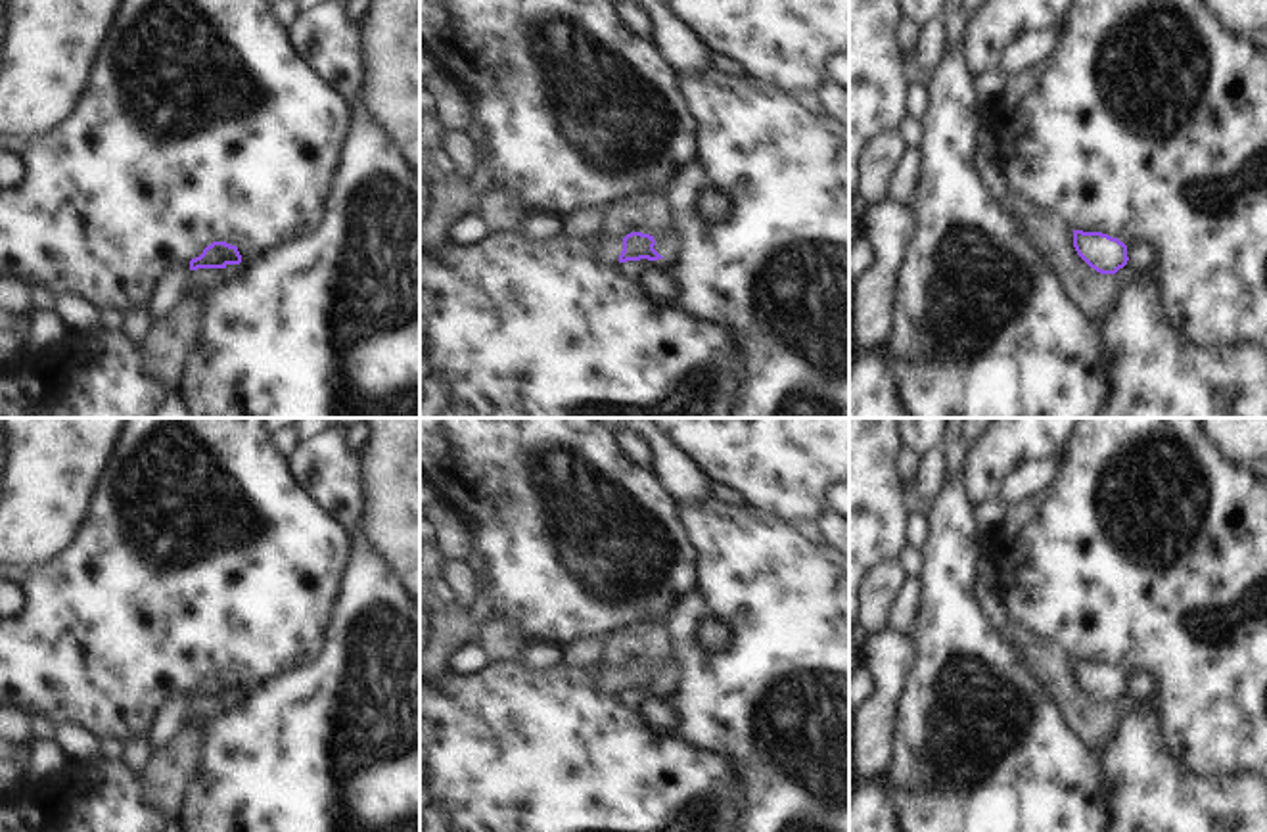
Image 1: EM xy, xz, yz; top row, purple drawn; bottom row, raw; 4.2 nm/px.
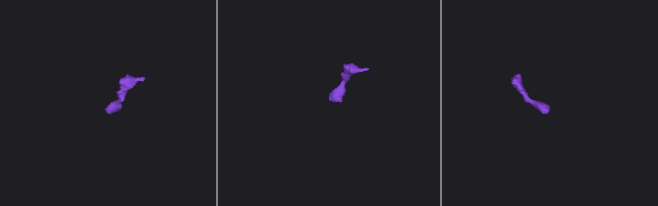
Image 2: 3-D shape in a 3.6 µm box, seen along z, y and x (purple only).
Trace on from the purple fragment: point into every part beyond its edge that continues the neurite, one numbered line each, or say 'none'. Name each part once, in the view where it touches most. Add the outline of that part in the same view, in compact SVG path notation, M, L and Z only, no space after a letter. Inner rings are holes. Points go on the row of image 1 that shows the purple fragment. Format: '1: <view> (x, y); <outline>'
1: xz (608, 250); M606 236L594 249L604 265L619 265L619 255L623 251L623 240Z

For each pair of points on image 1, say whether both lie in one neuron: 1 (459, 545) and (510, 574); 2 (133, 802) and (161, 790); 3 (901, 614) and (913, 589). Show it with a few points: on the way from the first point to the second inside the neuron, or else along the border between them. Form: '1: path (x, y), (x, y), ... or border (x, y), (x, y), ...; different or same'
1: border (455, 510), (472, 526), (474, 553), (468, 560); different
2: border (144, 771), (148, 794), (167, 811); different
3: path (905, 608), (909, 595); same

